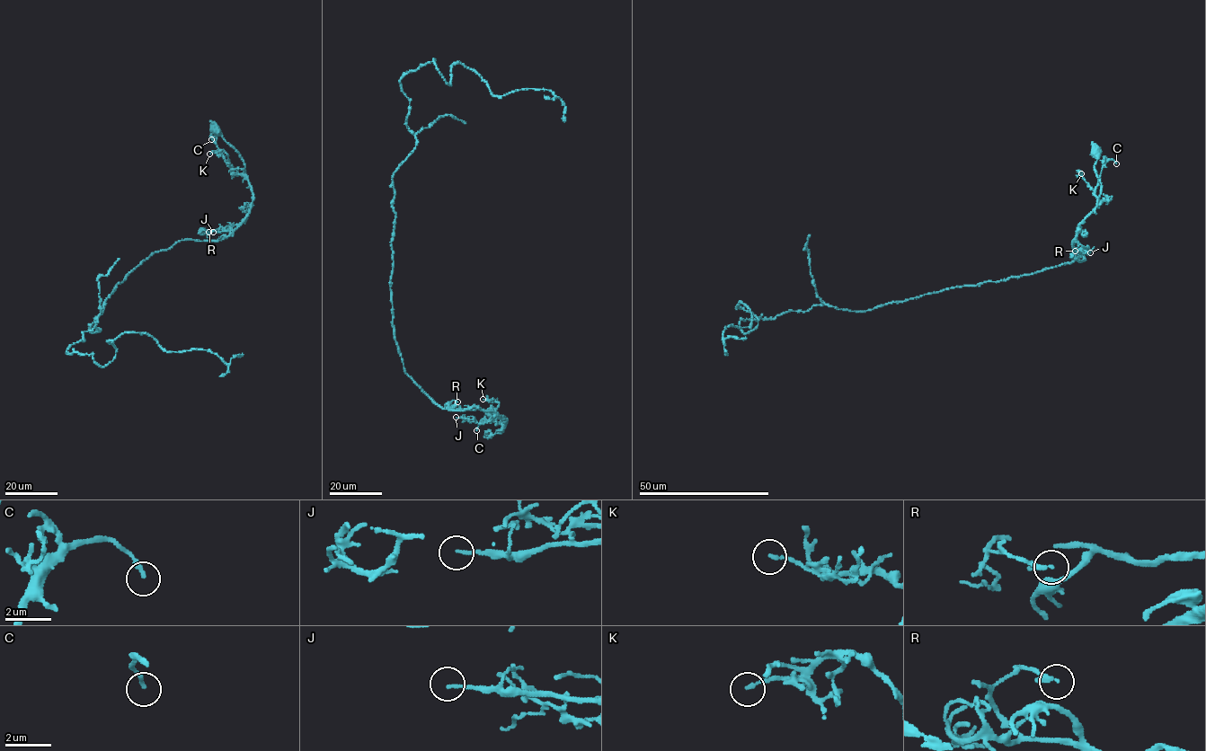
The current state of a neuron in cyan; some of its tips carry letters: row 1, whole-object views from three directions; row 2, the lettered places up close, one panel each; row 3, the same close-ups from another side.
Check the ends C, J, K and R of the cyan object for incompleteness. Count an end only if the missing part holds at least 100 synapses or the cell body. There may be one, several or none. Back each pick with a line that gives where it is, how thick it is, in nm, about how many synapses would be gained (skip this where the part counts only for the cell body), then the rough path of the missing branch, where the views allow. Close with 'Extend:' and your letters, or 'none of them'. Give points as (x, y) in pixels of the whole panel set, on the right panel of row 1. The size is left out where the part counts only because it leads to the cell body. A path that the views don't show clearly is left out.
Extend: none of them

